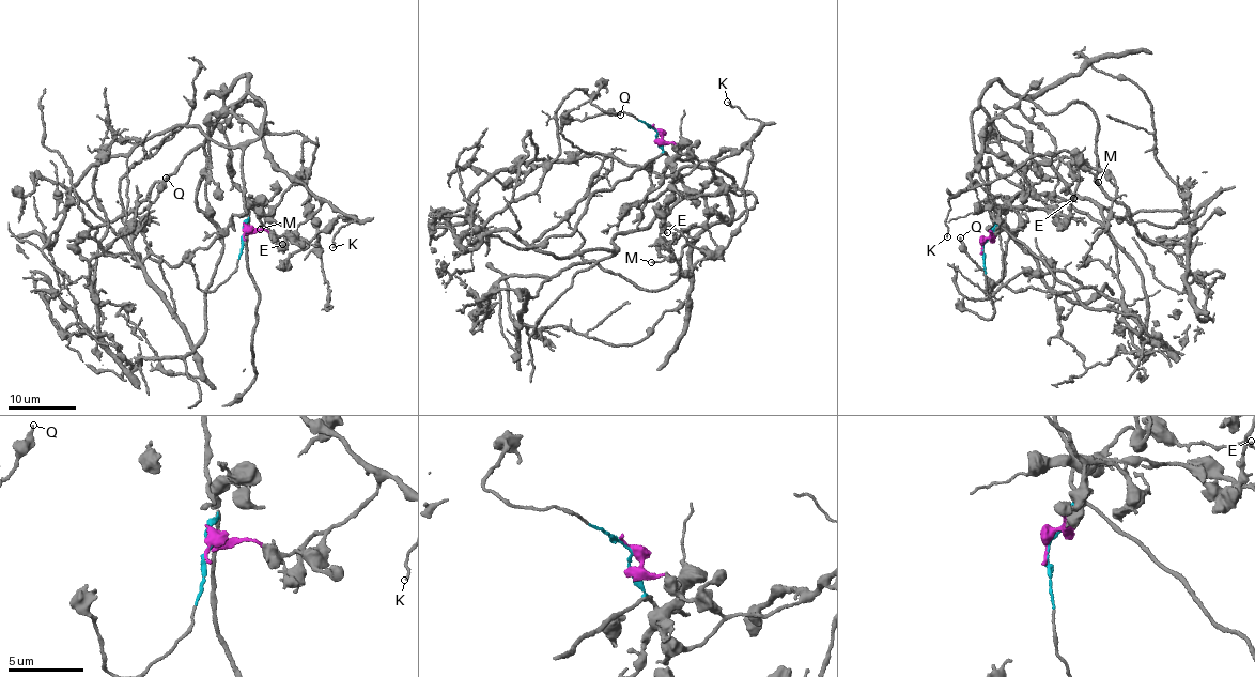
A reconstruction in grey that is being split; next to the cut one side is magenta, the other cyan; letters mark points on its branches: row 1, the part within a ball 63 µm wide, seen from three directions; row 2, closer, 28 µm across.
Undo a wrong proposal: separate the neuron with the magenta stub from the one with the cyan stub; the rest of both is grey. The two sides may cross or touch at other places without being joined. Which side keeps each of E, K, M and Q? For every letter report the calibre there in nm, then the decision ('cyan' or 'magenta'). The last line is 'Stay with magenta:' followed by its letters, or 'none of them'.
E: 200 nm thick; magenta
K: 120 nm thick; magenta
M: 120 nm thick; magenta
Q: 200 nm thick; cyan
Stay with magenta: E, K, M

